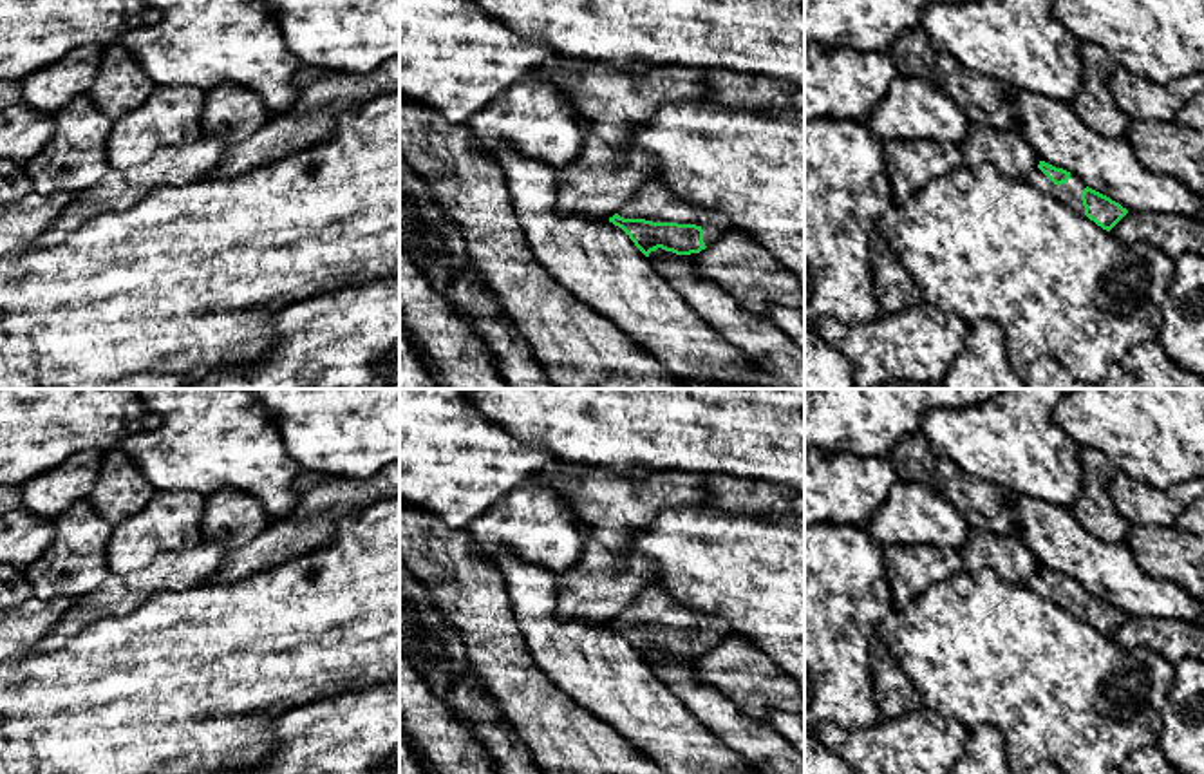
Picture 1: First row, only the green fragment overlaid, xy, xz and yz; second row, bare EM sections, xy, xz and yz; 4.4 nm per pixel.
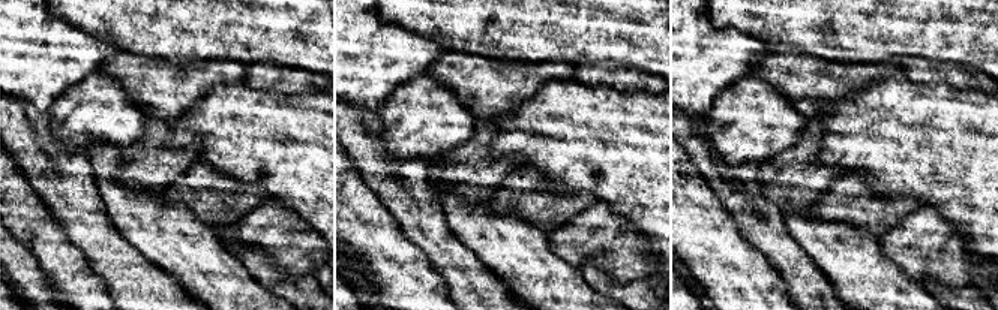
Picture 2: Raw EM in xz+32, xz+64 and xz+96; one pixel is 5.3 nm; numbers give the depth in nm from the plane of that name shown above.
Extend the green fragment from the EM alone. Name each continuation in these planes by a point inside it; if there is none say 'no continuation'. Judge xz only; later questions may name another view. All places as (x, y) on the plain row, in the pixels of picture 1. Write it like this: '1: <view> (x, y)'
1: xz (655, 606)

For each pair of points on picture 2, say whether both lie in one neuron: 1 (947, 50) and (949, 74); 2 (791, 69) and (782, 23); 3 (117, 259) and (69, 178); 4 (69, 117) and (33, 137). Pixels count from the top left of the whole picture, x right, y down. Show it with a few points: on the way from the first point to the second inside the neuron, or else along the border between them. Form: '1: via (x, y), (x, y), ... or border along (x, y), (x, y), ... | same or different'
1: border along (913, 57), (952, 62), (982, 71) | different
2: border along (769, 44), (785, 44), (820, 59) | different
3: via (99, 240), (72, 198) | same
4: border along (47, 111), (53, 135), (65, 146), (77, 150) | different

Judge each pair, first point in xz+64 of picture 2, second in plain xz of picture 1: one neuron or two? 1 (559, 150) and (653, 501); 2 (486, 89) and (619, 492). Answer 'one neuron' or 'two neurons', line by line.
1: two neurons
2: one neuron

